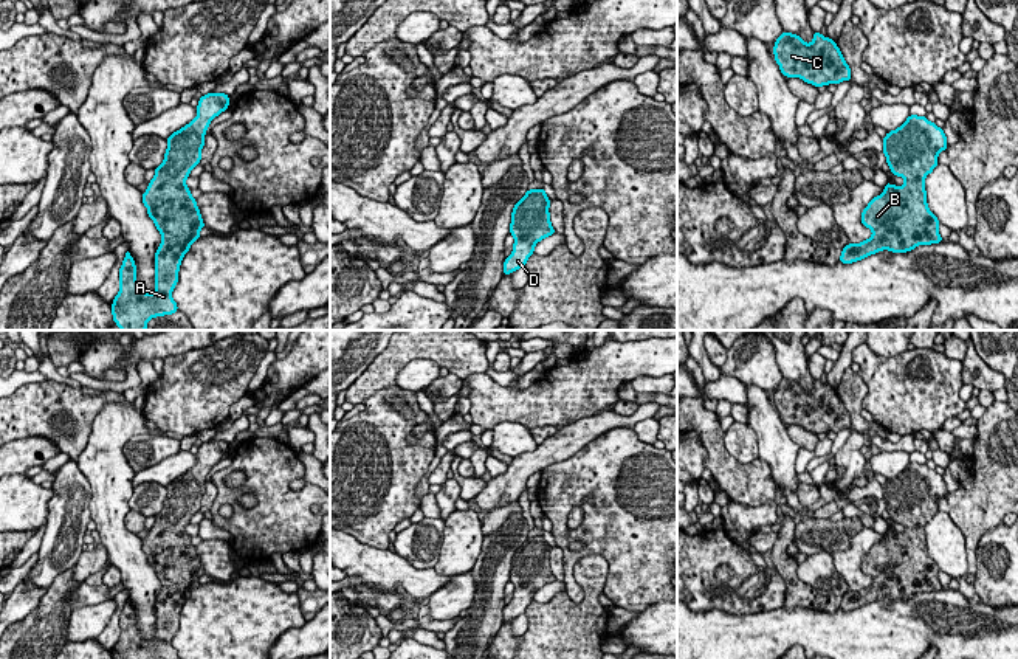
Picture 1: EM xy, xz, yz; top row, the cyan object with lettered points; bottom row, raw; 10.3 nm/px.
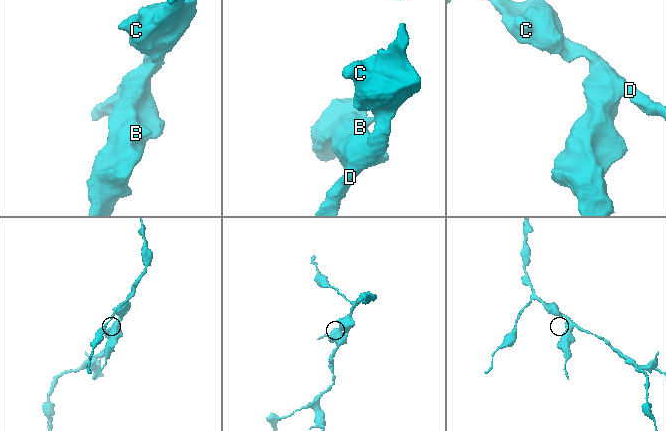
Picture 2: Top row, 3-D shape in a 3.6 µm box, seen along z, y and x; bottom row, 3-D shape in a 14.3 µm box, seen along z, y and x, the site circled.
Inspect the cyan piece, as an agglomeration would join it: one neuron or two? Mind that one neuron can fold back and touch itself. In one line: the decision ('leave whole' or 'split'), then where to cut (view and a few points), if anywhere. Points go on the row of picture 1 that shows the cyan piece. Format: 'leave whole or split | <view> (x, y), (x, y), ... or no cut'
leave whole | no cut

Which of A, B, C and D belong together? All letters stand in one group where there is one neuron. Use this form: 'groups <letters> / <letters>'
groups A B C D

